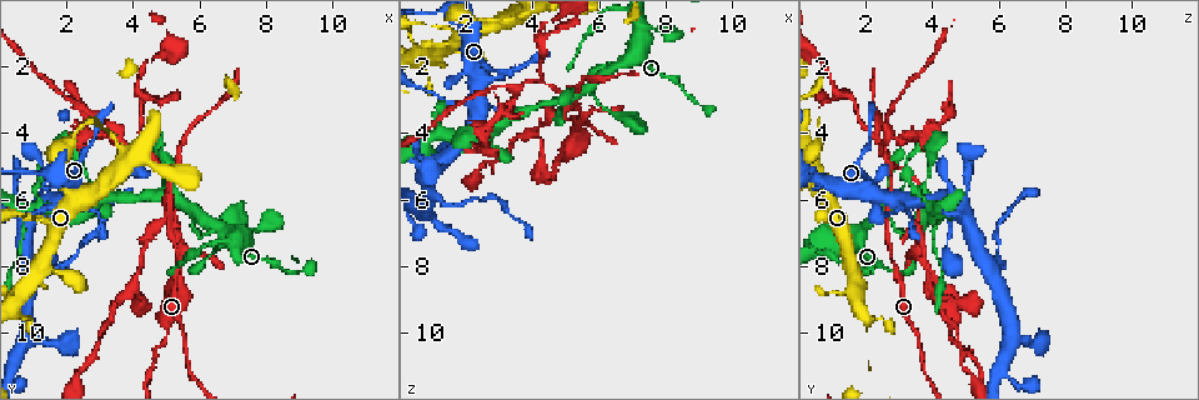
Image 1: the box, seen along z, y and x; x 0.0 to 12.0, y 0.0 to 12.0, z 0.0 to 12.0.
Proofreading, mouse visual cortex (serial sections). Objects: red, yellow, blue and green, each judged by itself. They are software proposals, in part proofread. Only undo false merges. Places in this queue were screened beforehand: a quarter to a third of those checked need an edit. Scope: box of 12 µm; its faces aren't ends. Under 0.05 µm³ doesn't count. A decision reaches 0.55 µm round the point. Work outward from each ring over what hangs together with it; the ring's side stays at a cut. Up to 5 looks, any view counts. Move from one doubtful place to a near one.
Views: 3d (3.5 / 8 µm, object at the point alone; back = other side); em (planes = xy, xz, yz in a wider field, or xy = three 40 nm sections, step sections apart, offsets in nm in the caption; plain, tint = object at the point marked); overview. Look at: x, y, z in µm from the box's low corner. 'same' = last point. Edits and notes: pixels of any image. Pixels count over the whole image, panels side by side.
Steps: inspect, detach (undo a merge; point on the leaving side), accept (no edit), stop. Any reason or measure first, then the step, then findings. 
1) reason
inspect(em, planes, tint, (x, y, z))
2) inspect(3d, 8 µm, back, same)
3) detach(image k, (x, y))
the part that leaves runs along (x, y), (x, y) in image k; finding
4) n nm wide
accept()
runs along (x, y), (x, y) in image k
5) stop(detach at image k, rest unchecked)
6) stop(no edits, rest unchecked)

side arm on a straight run
inspect(3d, 8 µm, (1.8, 6.1, 3.0))

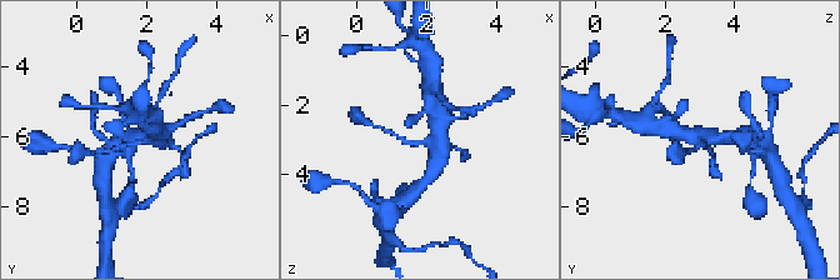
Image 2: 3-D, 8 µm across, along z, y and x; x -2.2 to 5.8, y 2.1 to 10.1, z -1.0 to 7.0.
closer look
inspect(3d, 3.5 µm, (1.9, 6.2, 3.1))

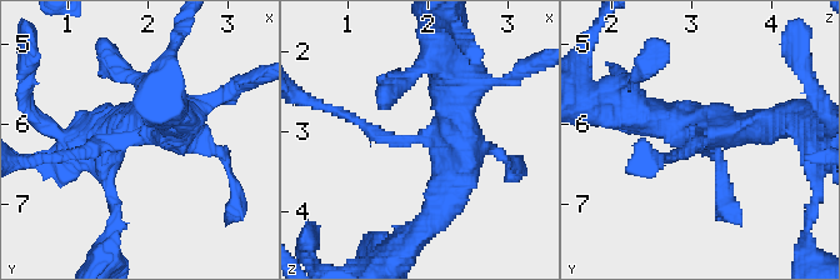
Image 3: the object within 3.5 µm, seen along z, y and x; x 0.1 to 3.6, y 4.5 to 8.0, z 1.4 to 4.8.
shape alone is not enough
inspect(em, xy, step 5, tint, (1.85, 6.15, 3.10))

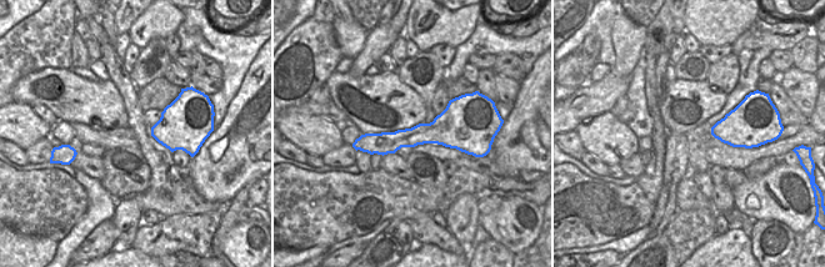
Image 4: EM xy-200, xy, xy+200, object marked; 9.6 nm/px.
3 arms
accept()
runs along (174, 118), (174, 129), (63, 156) in image 3; one cell here

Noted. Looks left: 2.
inspect(3d, 3.5 µm, (1.3, 6.1, 4.8))

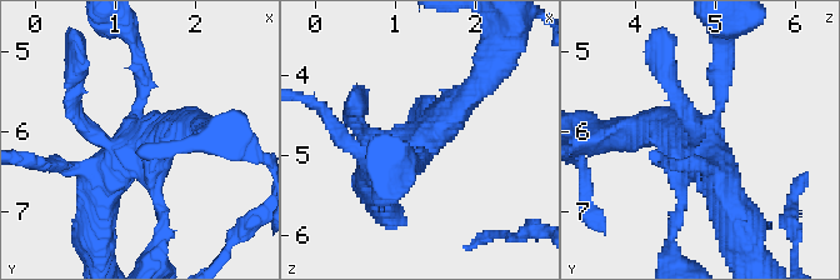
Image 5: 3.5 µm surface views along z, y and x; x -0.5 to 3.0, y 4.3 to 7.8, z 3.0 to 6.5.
accept()
runs along (483, 84), (379, 170) in image 5; all the same cell

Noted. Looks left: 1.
stop(no edits, rest unchecked)

